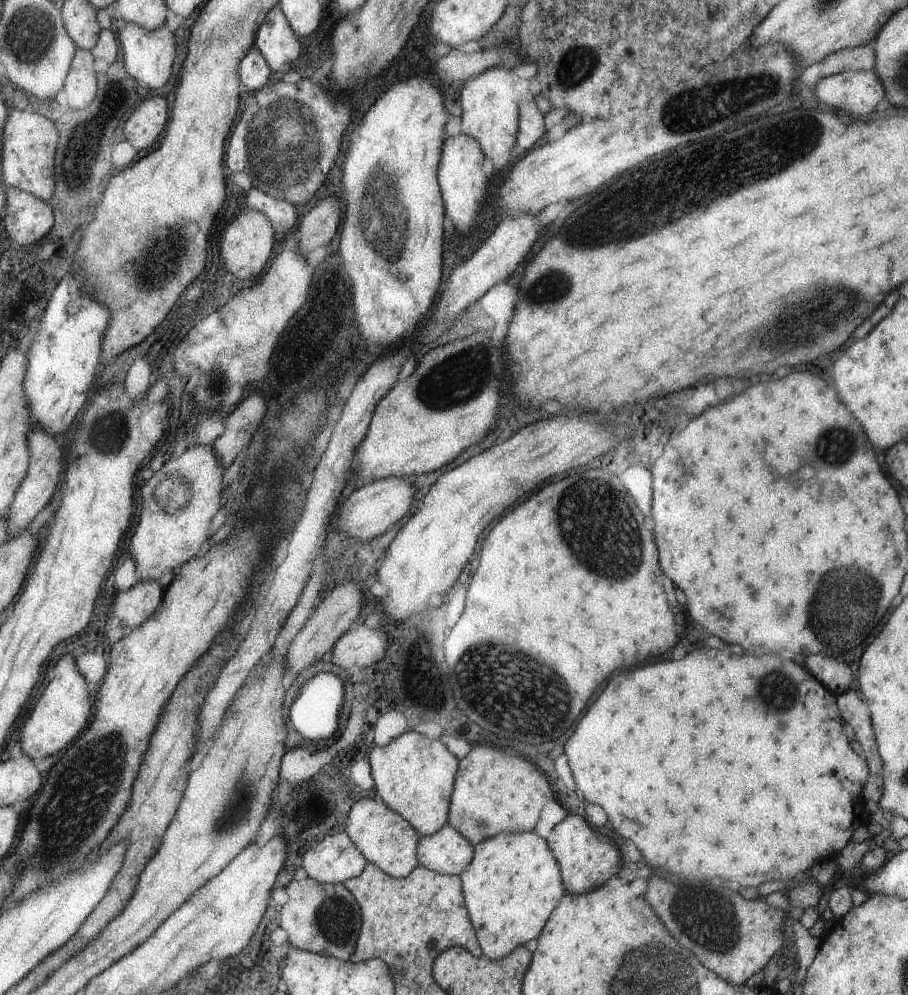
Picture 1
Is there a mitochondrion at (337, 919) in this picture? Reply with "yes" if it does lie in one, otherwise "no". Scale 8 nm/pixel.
yes

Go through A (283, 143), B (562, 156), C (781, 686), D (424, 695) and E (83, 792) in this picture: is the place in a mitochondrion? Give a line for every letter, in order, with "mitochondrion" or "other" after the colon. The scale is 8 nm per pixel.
A: mitochondrion
B: other
C: mitochondrion
D: other
E: mitochondrion

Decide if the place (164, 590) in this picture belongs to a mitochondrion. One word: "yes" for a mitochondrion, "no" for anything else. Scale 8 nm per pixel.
no

